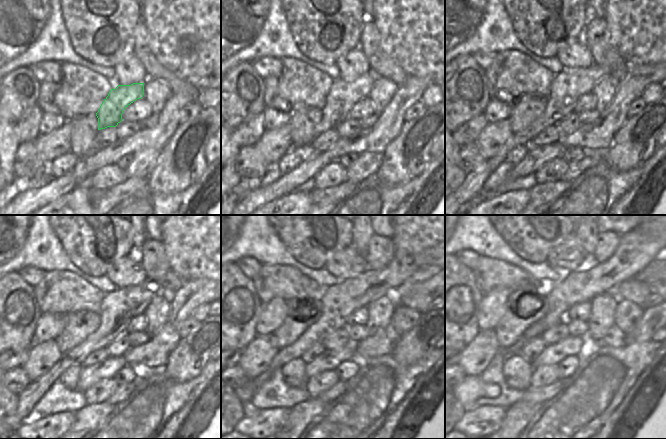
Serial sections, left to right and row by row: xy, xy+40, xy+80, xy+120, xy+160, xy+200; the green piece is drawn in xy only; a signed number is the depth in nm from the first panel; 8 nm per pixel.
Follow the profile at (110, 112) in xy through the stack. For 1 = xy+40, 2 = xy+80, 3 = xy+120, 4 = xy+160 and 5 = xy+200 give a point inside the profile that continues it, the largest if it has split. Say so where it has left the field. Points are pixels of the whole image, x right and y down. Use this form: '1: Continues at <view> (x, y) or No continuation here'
1: Continues at xy+40 (342, 96)
2: Continues at xy+80 (571, 83)
3: Continues at xy+120 (119, 306)
4: Continues at xy+160 (341, 300)
5: Continues at xy+200 (635, 250)

